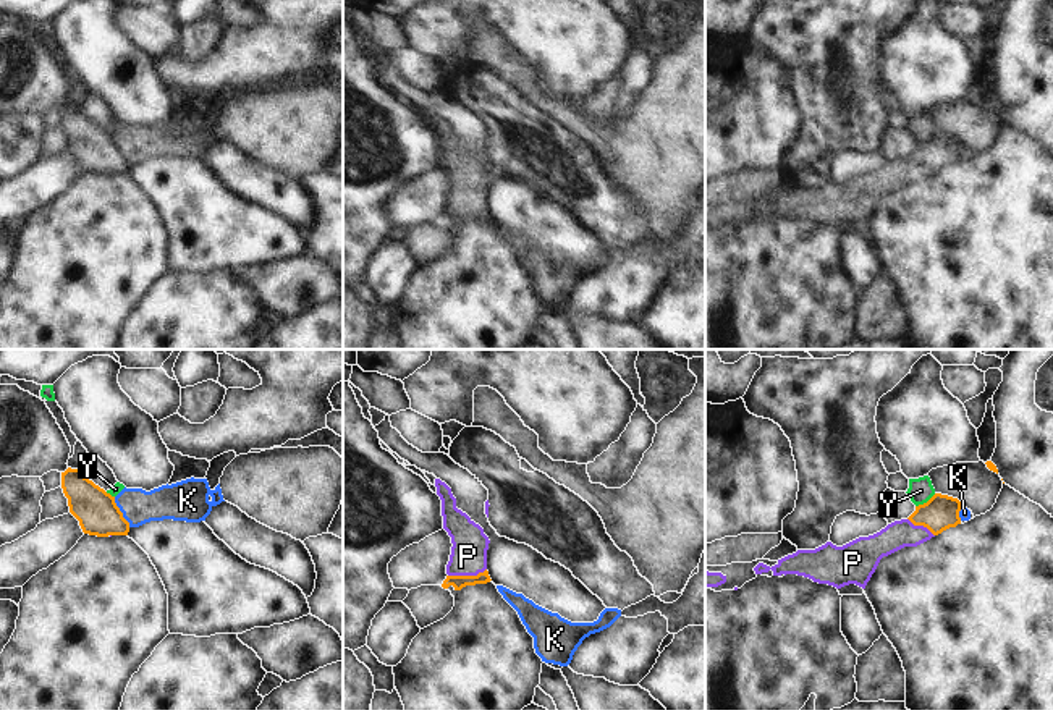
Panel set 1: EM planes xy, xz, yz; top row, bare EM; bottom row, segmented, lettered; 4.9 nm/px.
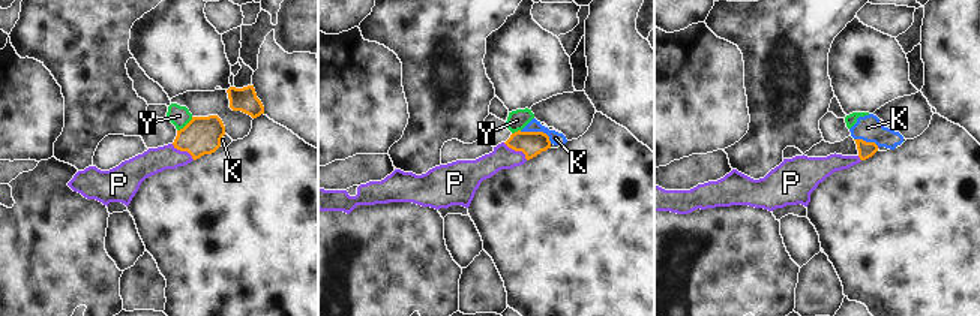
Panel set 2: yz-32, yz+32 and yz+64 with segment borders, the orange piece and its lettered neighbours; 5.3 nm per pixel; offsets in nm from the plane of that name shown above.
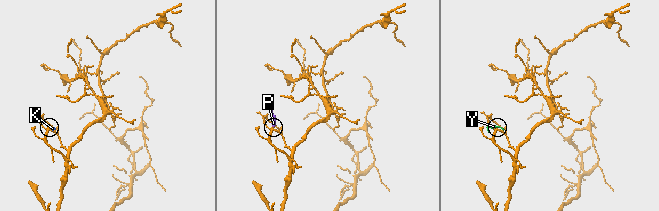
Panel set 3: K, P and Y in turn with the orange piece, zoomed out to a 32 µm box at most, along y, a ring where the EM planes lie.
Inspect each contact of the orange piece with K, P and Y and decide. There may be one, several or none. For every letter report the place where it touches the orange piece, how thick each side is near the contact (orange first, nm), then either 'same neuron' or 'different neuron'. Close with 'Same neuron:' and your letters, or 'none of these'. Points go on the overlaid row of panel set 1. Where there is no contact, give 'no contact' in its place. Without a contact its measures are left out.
K: xy (120, 511) | 200/180 nm | different neuron
P: xz (466, 576) | 70/180 nm | same neuron
Y: yz (927, 502) | 170/120 nm | different neuron
Same neuron: P

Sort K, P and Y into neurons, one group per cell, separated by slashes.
K Y / P

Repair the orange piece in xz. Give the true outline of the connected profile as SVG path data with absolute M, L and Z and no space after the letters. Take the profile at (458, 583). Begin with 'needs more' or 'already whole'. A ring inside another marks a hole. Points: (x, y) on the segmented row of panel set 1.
needs more; M435 479L435 487L442 500L443 529L453 543L446 564L448 576L442 587L453 585L455 590L461 590L466 585L490 582L487 571L488 537L479 524L456 508L456 498L445 482Z

